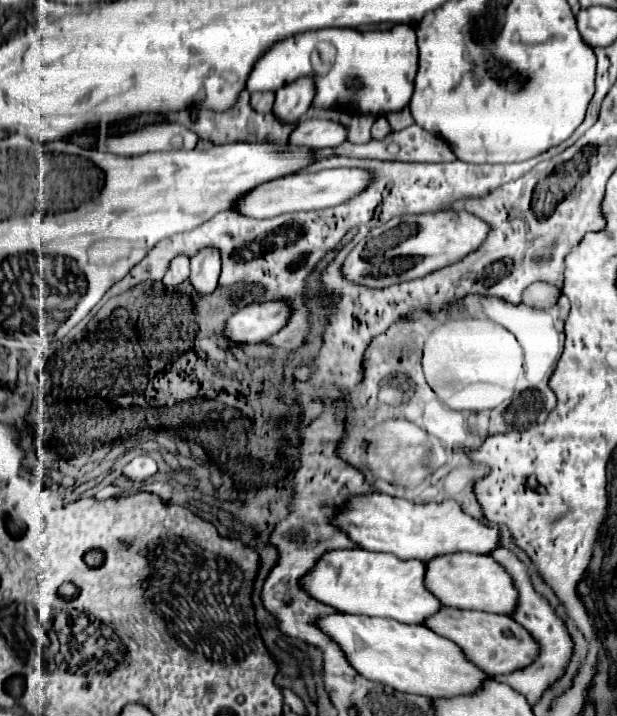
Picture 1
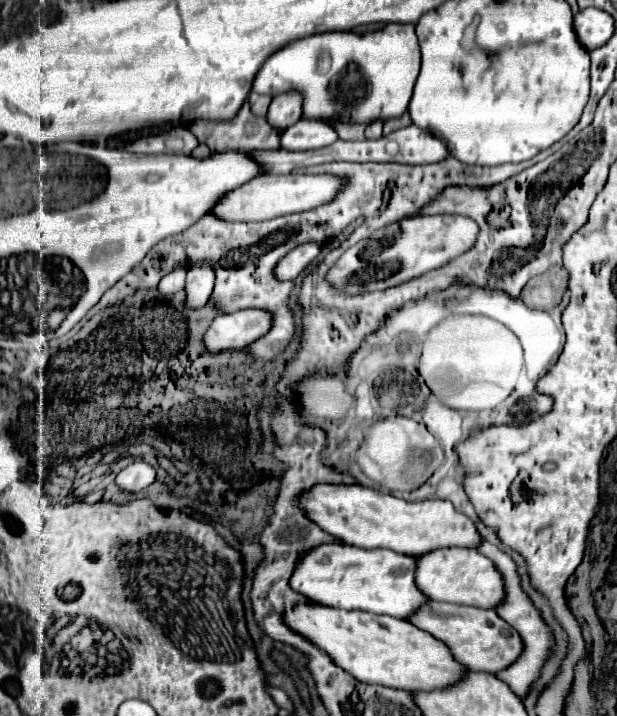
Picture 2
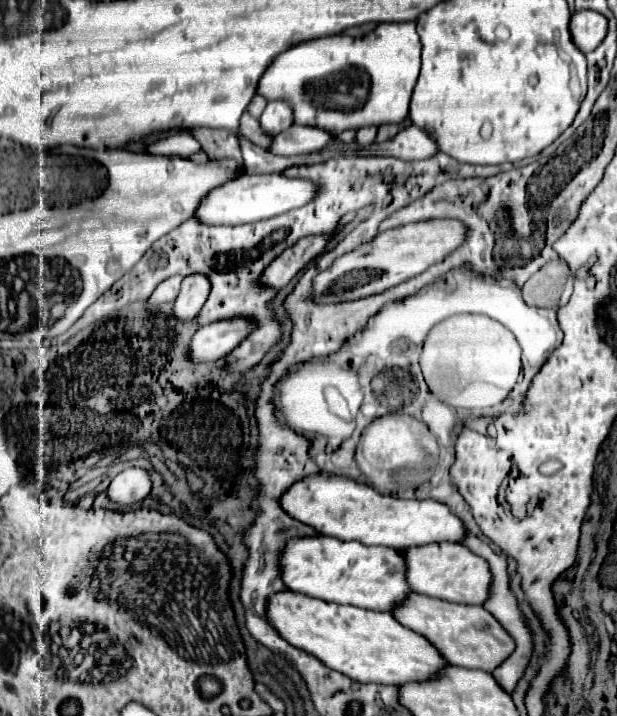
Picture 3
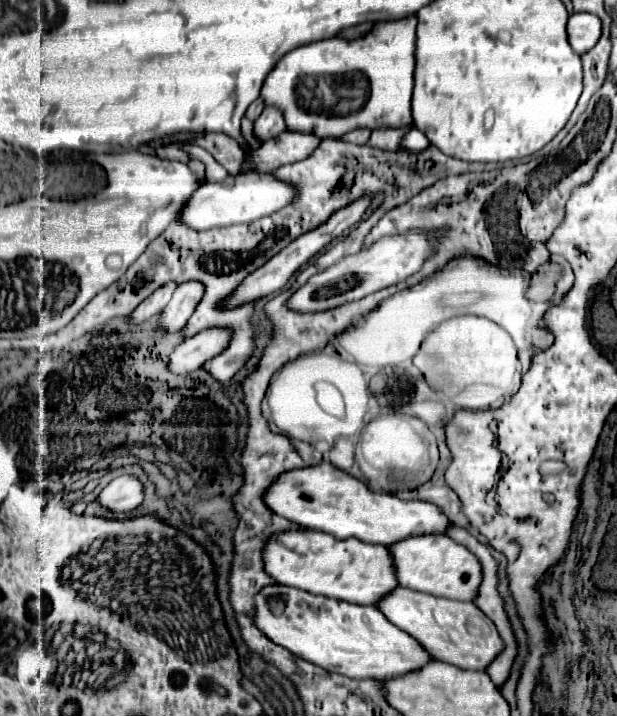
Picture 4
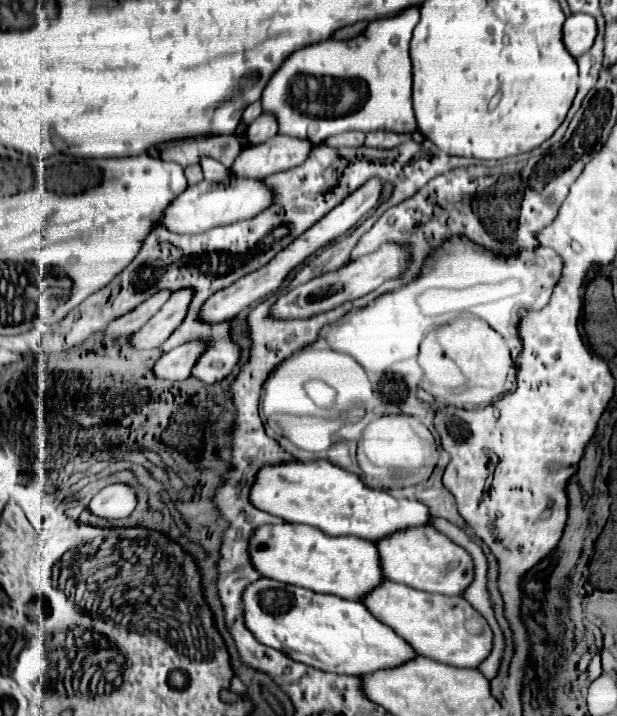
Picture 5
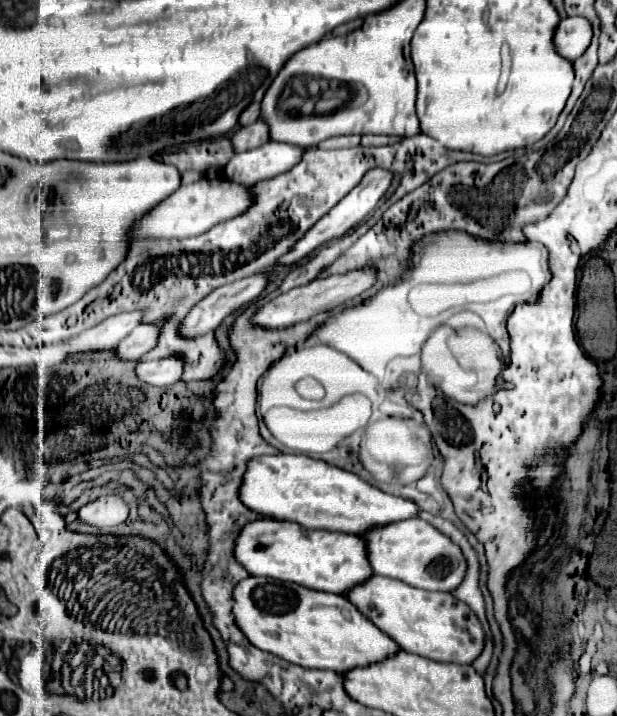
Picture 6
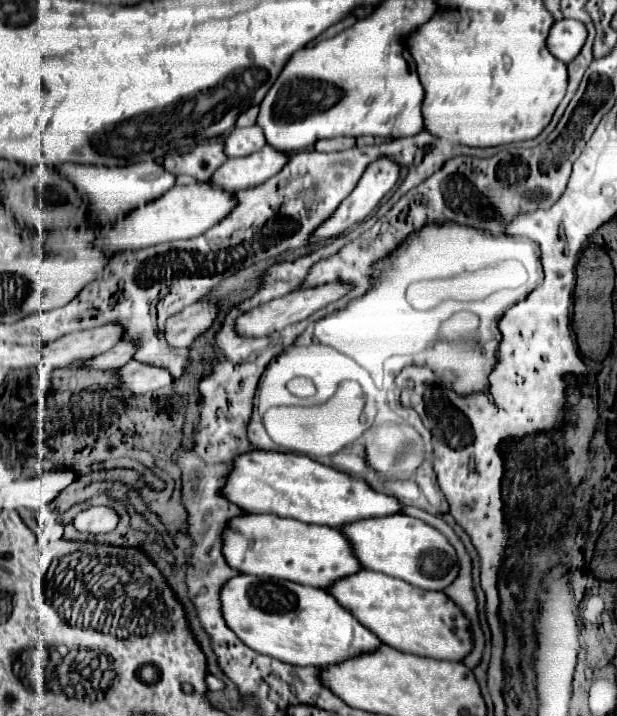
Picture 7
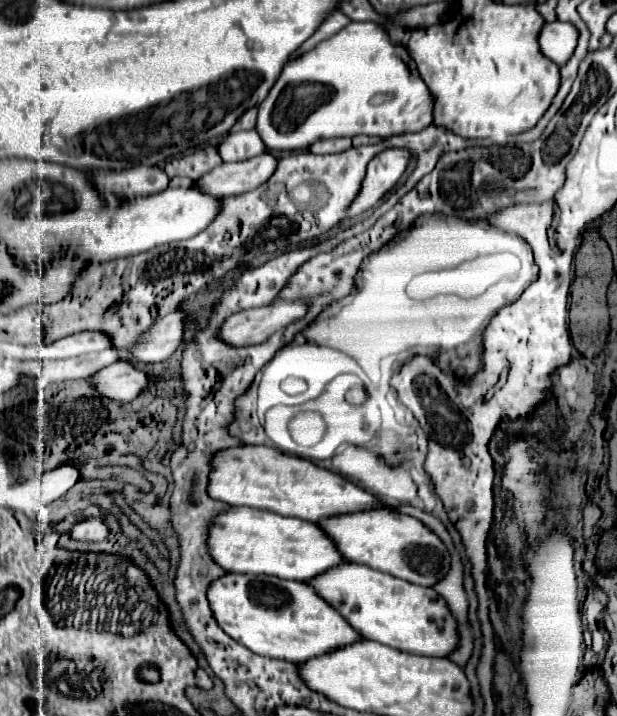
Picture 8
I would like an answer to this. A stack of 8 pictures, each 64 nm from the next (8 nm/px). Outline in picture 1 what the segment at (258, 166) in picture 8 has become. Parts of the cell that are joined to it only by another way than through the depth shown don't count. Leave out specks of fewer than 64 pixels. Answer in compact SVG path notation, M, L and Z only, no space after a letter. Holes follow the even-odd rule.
M310 118L298 124L288 142L310 148L328 148L342 144L342 136L348 136L348 130L340 122Z

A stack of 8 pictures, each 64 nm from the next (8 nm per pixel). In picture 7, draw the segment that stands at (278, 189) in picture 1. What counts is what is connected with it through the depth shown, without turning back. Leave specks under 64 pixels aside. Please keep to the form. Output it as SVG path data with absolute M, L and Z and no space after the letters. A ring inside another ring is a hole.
M196 182L190 186L174 186L170 192L160 196L158 200L136 208L132 214L128 214L124 220L120 220L114 230L100 232L98 242L104 244L108 252L122 252L122 250L134 250L134 248L146 248L160 242L172 242L172 240L186 240L204 234L208 228L224 220L228 212L236 208L236 198L230 192L224 192L220 186L212 182Z

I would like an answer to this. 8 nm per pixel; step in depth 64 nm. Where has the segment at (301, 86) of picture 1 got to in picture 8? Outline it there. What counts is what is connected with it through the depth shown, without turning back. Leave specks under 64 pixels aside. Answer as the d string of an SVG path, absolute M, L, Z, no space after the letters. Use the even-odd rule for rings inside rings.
M240 130L226 136L226 140L218 146L218 152L224 162L240 162L252 156L258 156L266 150L256 130Z

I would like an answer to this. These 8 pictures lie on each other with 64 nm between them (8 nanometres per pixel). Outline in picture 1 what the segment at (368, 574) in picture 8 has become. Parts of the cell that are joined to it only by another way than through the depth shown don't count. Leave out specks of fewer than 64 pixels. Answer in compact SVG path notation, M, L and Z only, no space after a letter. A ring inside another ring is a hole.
M444 606L444 610L432 616L432 620L428 620L426 626L434 632L440 632L440 636L456 642L464 650L464 654L488 676L512 674L520 668L526 668L540 656L540 642L534 640L534 636L510 616Z

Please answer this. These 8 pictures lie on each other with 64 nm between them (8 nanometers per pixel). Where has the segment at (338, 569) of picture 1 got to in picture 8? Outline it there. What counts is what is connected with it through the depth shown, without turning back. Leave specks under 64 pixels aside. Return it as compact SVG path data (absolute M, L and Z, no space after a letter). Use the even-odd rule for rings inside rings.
M230 508L218 514L210 526L208 546L212 558L228 572L266 574L296 582L310 582L320 576L320 572L328 572L328 568L348 562L318 524L274 512L256 512L254 508Z

